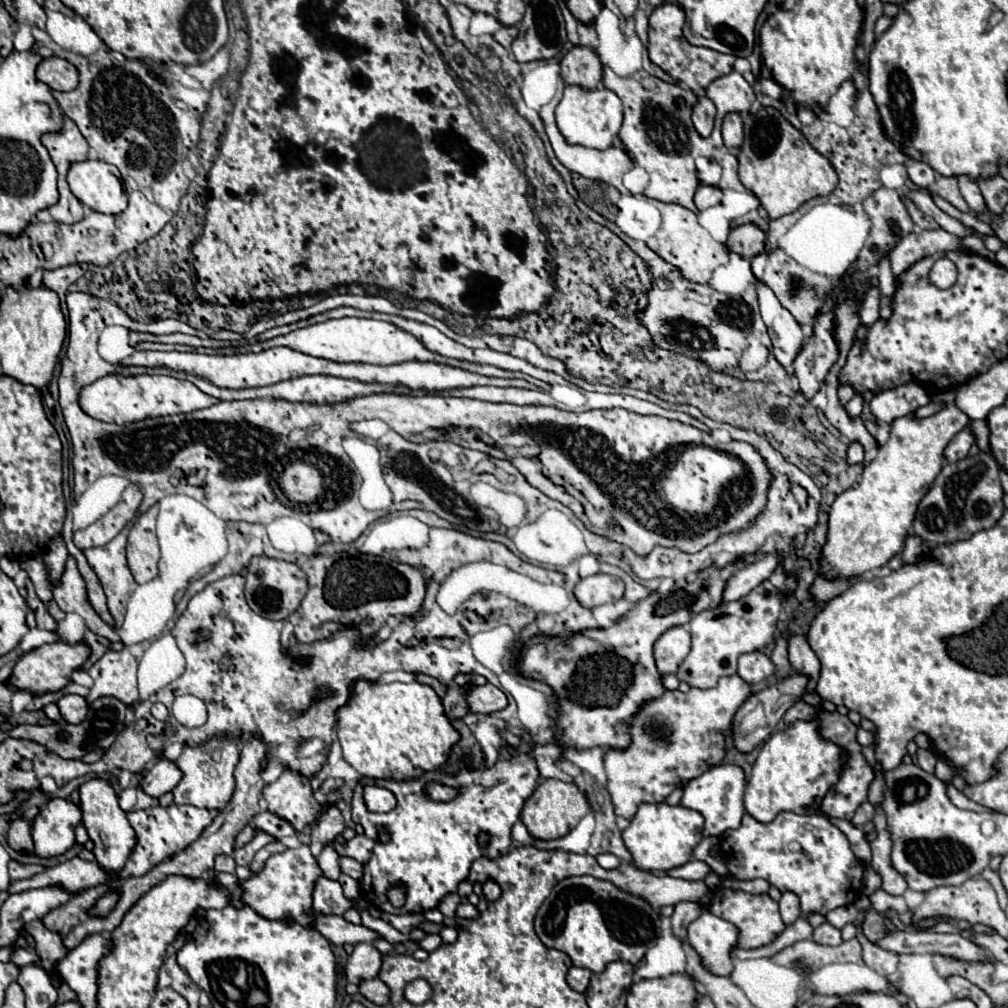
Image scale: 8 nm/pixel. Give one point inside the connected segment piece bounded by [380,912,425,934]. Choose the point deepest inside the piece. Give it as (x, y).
(404, 923)

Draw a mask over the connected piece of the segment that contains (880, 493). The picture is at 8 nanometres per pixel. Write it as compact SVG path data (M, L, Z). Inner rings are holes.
M956 389L938 393L934 399L944 401L946 407L926 419L914 419L912 413L896 419L892 423L888 443L882 445L876 459L868 463L868 467L864 467L858 485L836 497L830 509L828 541L822 549L822 561L832 565L832 571L824 573L824 577L834 579L842 575L850 579L854 575L862 575L870 569L886 565L902 551L918 503L940 473L944 465L942 451L956 433L960 433L962 429L970 429L974 439L978 441L978 447L982 451L990 449L986 421L974 421L964 415L954 405L954 397Z

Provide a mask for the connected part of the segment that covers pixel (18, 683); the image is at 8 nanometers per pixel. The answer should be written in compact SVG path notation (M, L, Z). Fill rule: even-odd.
M56 641L56 643L46 643L38 649L32 649L28 653L24 653L18 663L12 669L12 675L8 679L8 683L16 689L28 689L34 695L40 693L48 693L48 691L60 691L62 687L66 687L70 683L70 675L72 671L80 669L84 665L84 661L90 657L90 647L80 641L80 643L66 643L66 641Z

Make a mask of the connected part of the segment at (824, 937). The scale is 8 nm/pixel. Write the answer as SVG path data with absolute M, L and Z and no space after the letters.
M822 923L814 929L814 941L820 945L840 945L842 937L836 927L832 927L830 923Z

